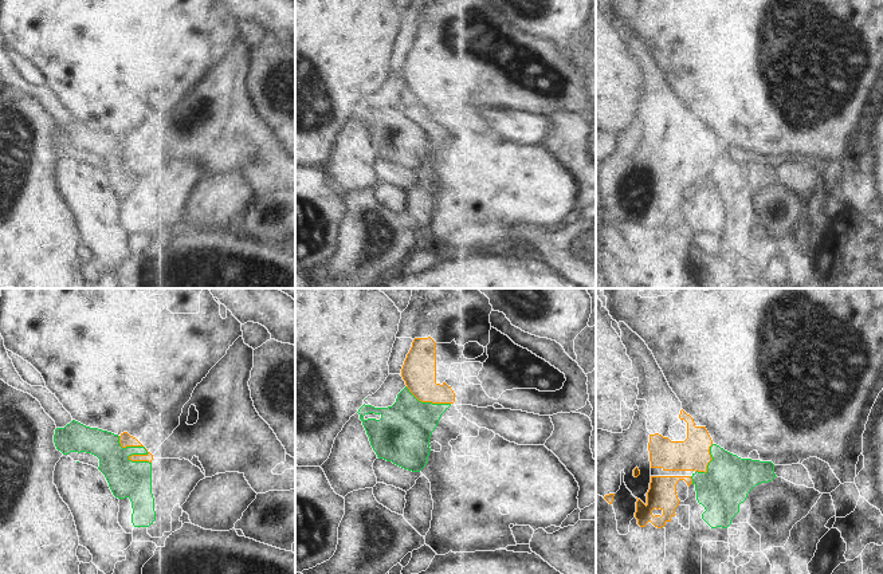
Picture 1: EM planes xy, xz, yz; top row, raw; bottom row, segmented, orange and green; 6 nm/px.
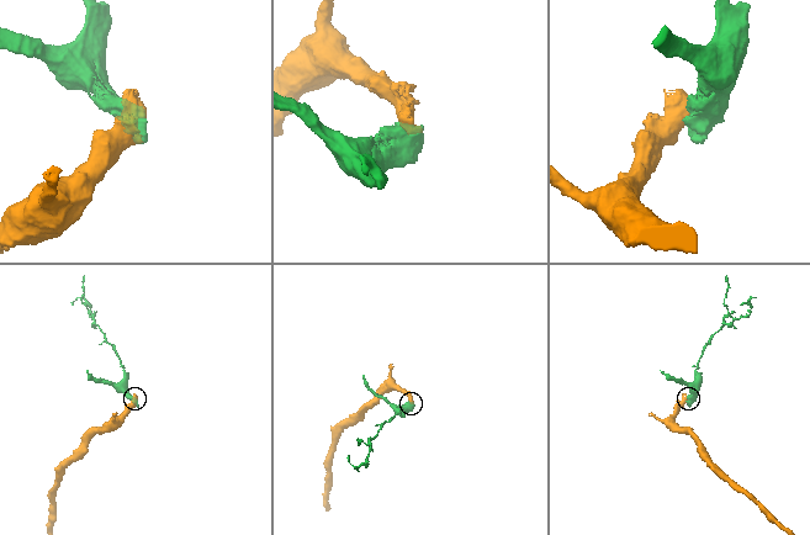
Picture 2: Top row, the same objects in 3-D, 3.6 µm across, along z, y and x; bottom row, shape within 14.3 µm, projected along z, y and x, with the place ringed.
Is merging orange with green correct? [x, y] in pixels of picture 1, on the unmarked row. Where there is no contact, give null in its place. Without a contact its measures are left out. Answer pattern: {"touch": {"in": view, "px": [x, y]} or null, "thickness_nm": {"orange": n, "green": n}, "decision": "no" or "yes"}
{"touch": {"in": "xy", "px": [145, 154]}, "thickness_nm": {"orange": 50, "green": 220}, "decision": "no"}

